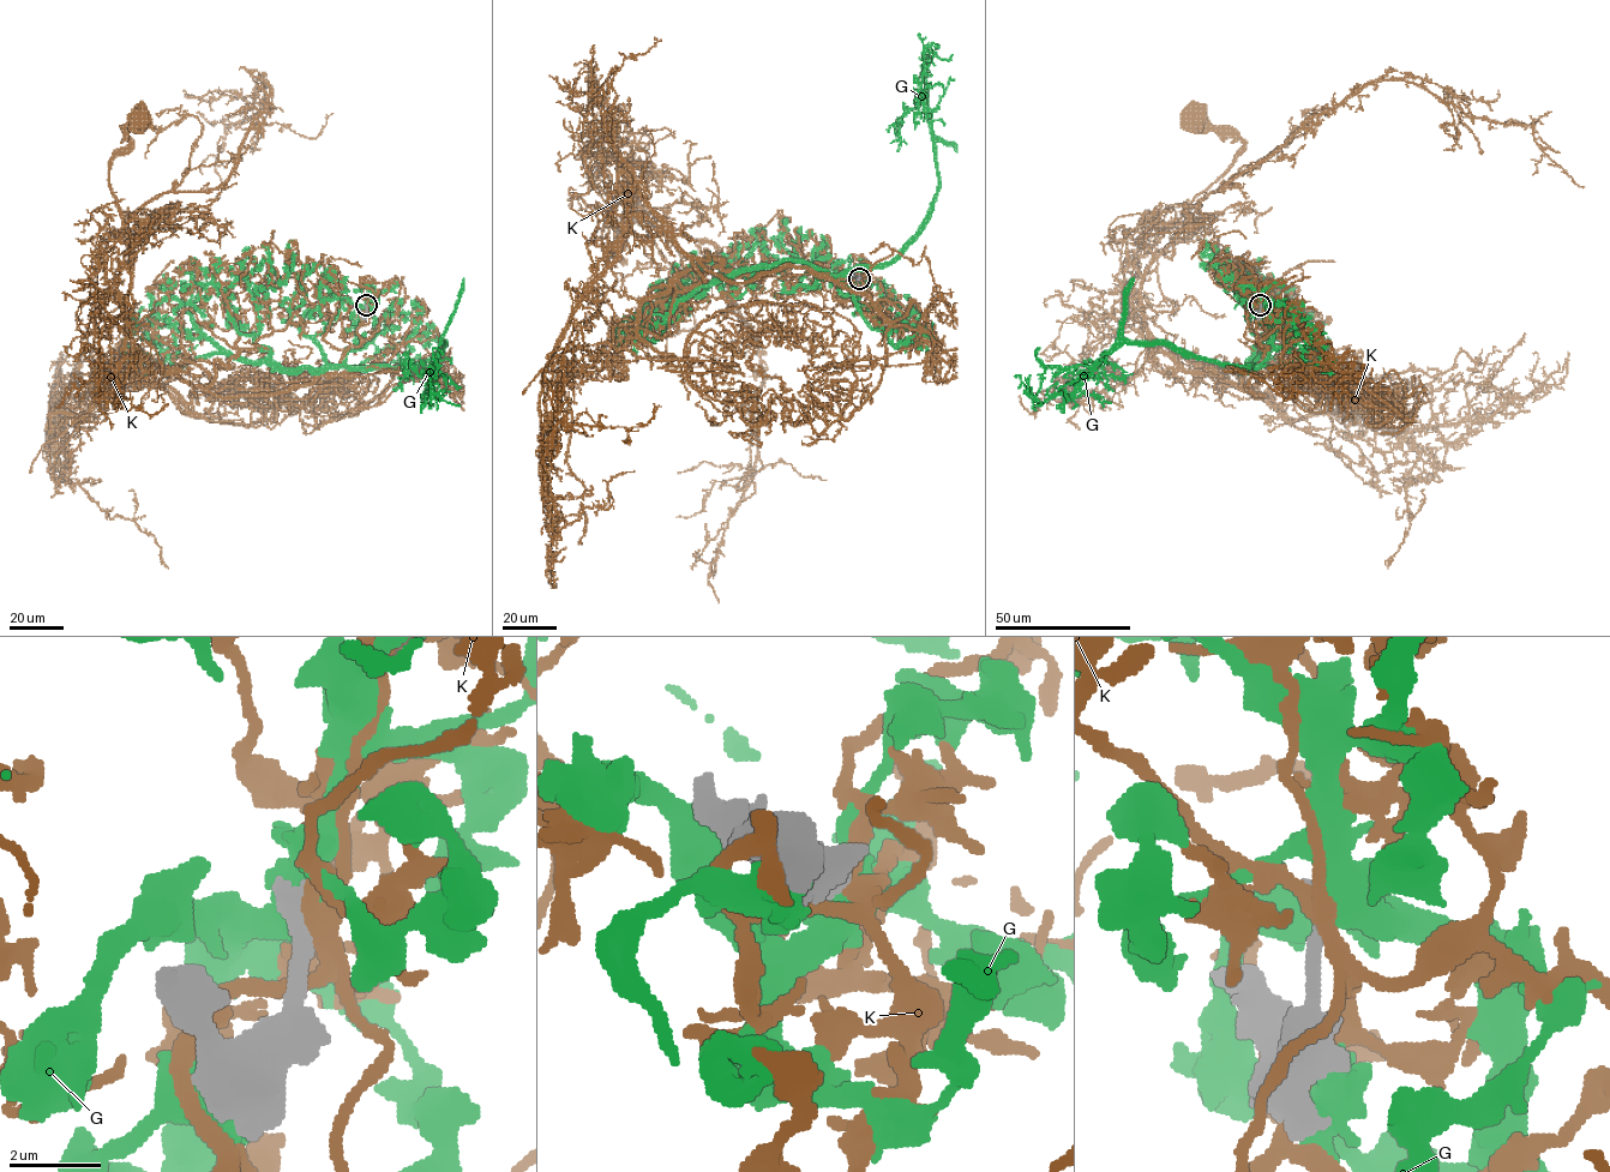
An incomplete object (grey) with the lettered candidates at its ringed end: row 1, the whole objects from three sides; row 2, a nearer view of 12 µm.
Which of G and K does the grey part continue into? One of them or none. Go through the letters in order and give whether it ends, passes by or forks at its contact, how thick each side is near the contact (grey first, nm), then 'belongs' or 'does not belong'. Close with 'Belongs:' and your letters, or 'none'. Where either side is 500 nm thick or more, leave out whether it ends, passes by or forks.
G: 550 nm thick on the grey side, 650 nm on the other; does not belong
K: 600 nm thick on the grey side, 340 nm on the other; does not belong
Belongs: none

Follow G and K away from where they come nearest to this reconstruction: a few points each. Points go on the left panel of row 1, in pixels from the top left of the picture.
G: (366, 306), (355, 326), (355, 347), (347, 350), (340, 365), (292, 372)
K: (367, 306), (338, 366), (286, 391), (216, 396), (158, 373), (127, 331), (131, 236), (109, 182), (139, 120)

